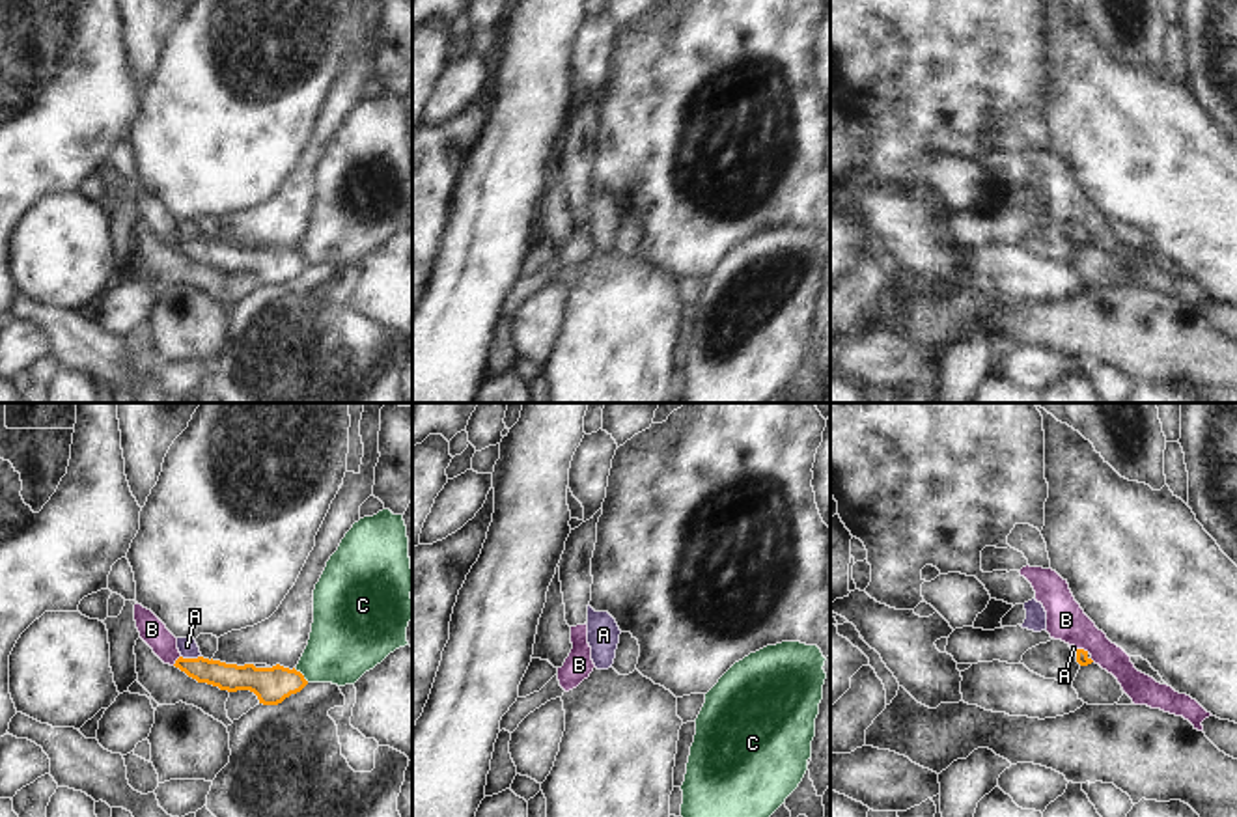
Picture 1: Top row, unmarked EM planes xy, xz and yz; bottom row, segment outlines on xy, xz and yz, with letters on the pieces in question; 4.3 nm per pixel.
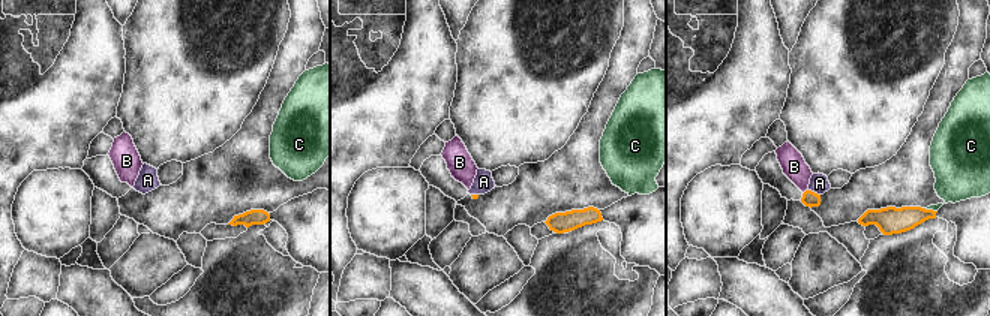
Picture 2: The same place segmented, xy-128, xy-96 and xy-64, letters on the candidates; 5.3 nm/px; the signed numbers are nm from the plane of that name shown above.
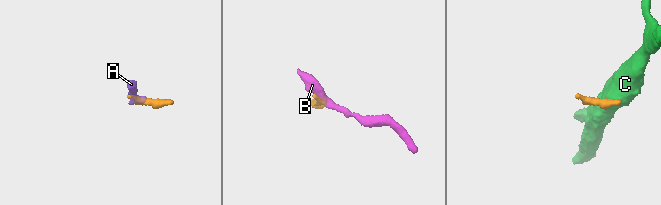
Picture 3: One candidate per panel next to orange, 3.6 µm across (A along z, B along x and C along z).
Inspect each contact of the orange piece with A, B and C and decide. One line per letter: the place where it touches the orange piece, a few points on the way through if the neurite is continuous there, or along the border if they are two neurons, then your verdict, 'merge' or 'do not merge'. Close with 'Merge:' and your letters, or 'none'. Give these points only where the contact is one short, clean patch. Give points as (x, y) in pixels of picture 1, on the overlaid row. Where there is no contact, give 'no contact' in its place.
A: contact xy (191, 659); border xy (181, 655), (200, 657); do not merge
B: contact xy (176, 661); border xy (180, 655), (172, 664); do not merge
C: contact xy (301, 674); border xy (293, 668), (308, 681); do not merge
Merge: none

